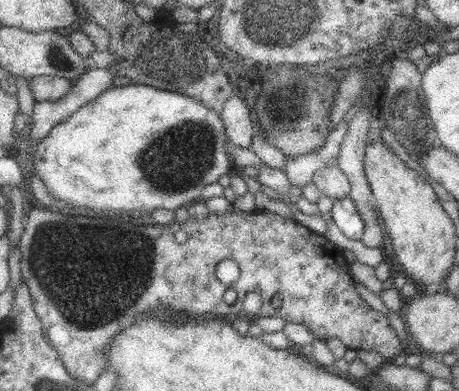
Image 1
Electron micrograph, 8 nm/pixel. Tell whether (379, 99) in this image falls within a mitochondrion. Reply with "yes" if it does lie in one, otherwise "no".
no

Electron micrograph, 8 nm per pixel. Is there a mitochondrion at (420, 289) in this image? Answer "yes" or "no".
no

